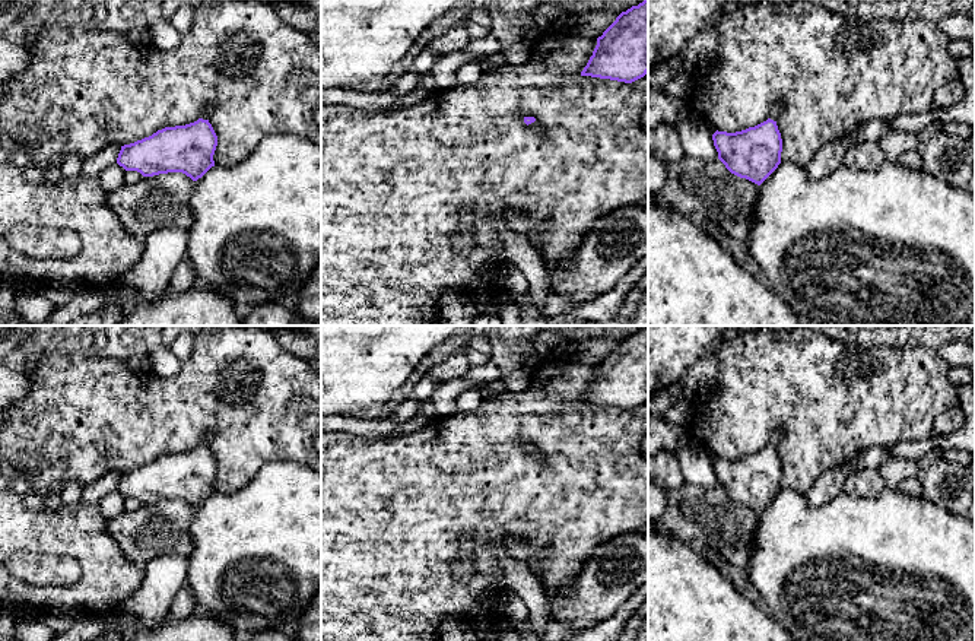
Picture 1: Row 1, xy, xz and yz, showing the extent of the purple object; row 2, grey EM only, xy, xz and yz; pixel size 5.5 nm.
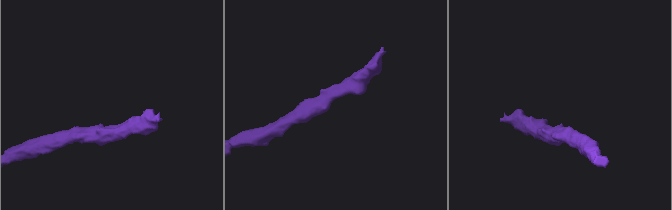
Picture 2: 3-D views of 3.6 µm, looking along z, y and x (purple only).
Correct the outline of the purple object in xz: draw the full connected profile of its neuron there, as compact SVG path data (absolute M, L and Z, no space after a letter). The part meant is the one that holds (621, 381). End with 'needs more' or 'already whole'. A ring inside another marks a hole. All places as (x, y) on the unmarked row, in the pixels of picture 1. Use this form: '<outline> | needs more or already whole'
M648 326L622 339L597 365L581 403L632 410L648 400Z | already whole

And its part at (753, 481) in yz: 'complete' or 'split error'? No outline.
split error

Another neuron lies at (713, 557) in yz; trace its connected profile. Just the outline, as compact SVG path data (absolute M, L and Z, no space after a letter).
M696 549L696 550L699 550L708 562L711 562L722 574L727 575L728 565L715 550L712 550L712 549Z

